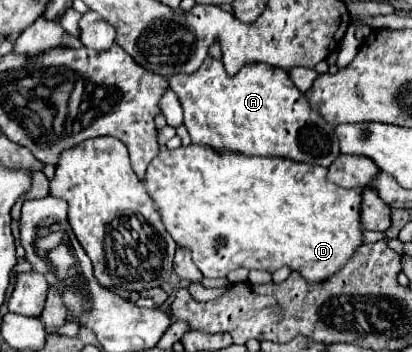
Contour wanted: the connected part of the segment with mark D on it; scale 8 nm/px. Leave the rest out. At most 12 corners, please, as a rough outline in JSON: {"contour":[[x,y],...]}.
{"contour":[[160,151],[144,187],[200,273],[334,277],[362,193],[278,157]]}

